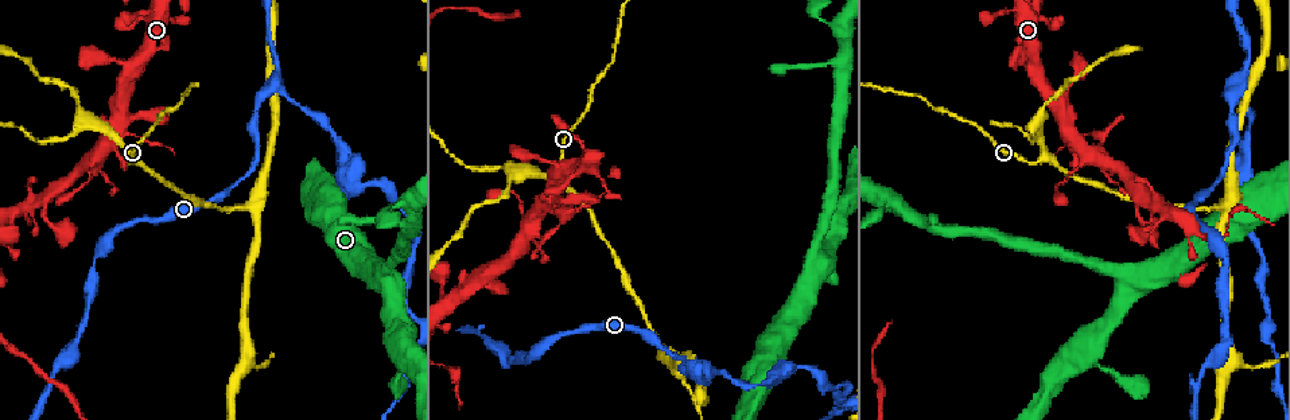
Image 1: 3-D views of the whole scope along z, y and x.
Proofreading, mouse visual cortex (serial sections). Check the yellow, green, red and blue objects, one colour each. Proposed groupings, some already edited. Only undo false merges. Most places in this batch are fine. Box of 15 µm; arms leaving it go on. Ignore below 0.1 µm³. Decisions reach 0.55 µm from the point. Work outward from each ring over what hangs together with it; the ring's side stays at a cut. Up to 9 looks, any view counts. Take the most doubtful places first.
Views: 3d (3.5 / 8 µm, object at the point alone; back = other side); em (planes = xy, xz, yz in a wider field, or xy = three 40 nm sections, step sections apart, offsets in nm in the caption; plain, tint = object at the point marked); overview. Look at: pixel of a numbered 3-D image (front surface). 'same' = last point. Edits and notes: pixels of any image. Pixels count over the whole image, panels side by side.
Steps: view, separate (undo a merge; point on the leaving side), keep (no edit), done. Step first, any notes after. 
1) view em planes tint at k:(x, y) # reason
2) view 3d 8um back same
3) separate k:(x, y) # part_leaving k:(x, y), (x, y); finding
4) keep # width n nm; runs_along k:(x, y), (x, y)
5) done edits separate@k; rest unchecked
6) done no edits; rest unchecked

view 3d 8um at 1:(1040, 157) # three-way junction

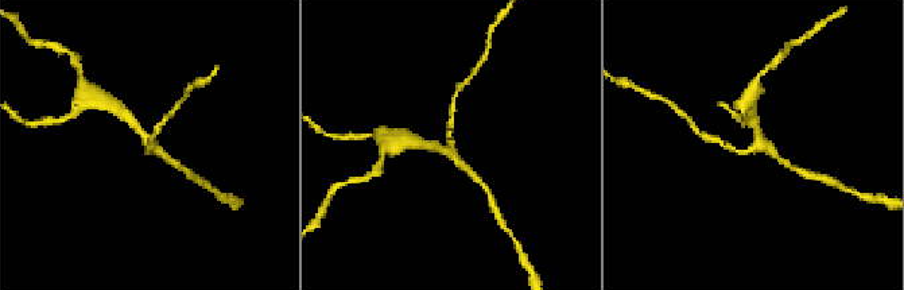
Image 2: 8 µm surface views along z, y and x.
view 3d 3.5um back at 2:(153, 147) # closer look

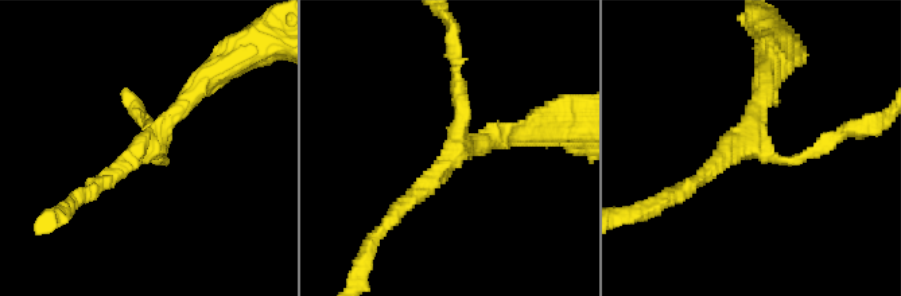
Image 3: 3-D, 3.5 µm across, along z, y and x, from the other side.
view em xy step 1 tint at 3:(454, 142) # arms 3; arm_widths 150, 200, 250 nm; shape alone is not enough

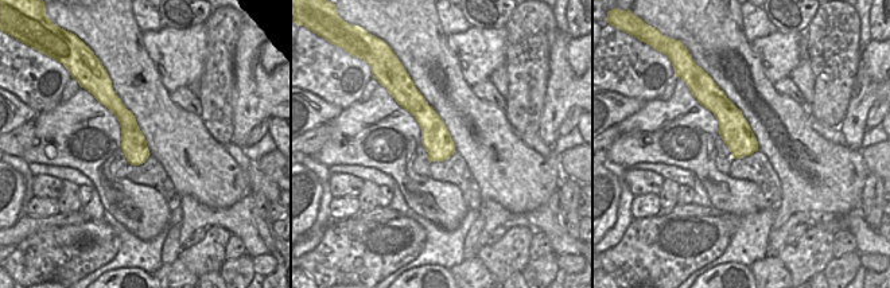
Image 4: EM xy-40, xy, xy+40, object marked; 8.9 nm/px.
keep # runs_along 3:(455, 66), (455, 155), (406, 207); all the same cell

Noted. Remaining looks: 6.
view 3d 3.5um at 1:(1035, 121) # a fork

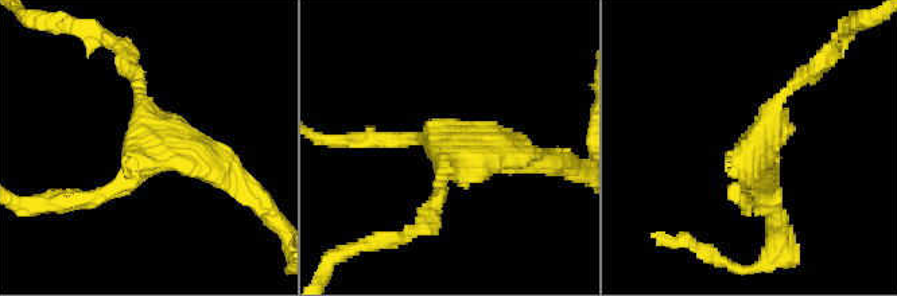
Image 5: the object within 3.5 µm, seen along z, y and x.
view em xy step 5 tint at 5:(170, 139)

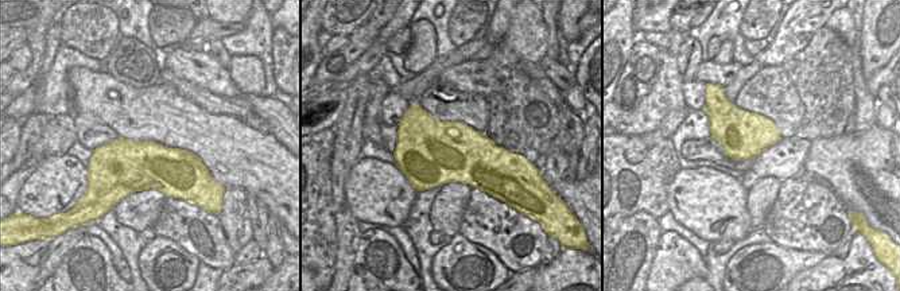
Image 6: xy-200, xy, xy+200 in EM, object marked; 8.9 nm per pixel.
keep # arm_widths 150, 200, 300 nm; one cell here

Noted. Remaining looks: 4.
view 3d 8um back at 1:(1237, 88) # arms part here

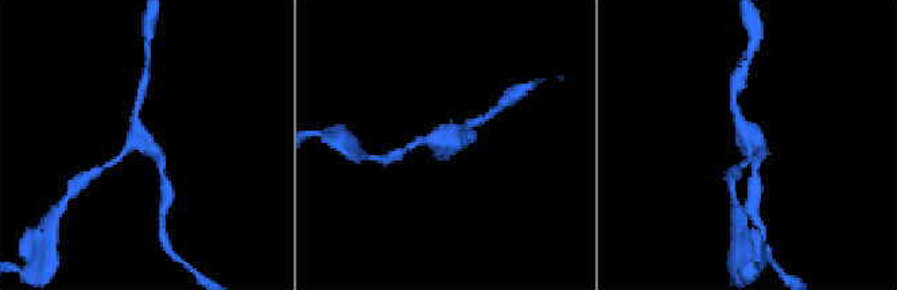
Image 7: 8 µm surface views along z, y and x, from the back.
view 3d 3.5um back at 7:(136, 142)

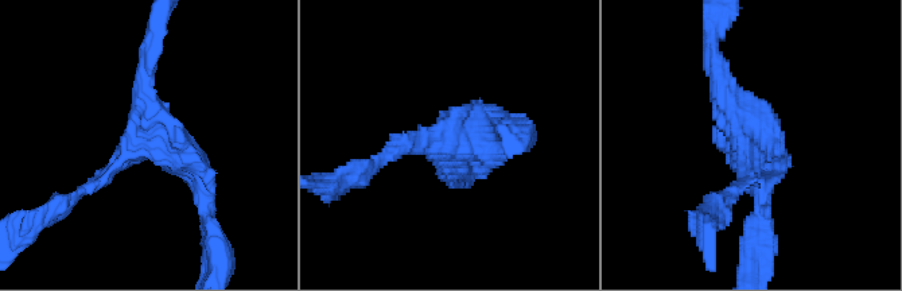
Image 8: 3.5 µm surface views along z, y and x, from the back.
keep # arm_widths 150, 250, 250 nm; continuous, no second cell

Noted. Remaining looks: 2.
view 3d 3.5um at 1:(809, 368) # abrupt turn

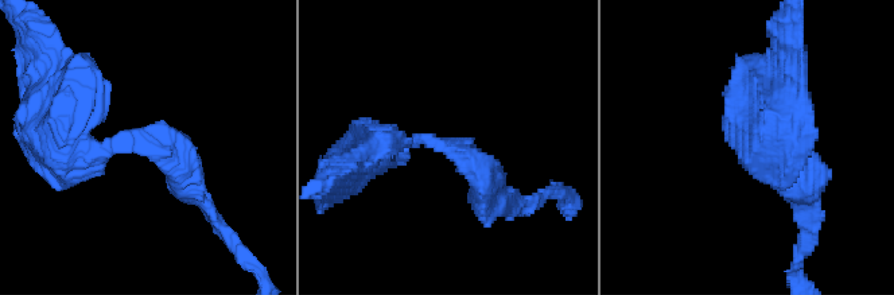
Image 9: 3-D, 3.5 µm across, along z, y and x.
view em planes tint at 9:(138, 138) # arm_widths 400, 400 nm; shape alone is not enough

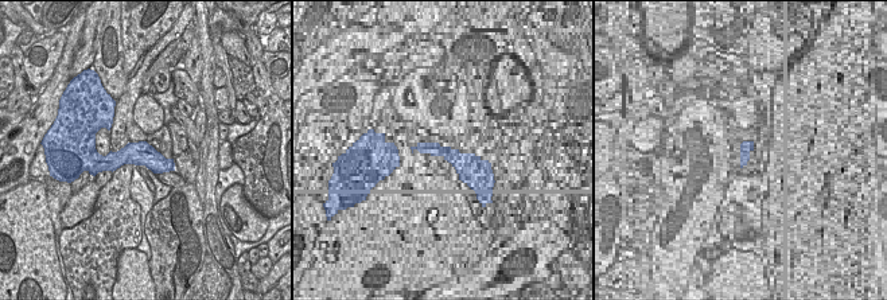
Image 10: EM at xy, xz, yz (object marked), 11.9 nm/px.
keep # one cell here

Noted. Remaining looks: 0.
done no edits; rest unchecked

